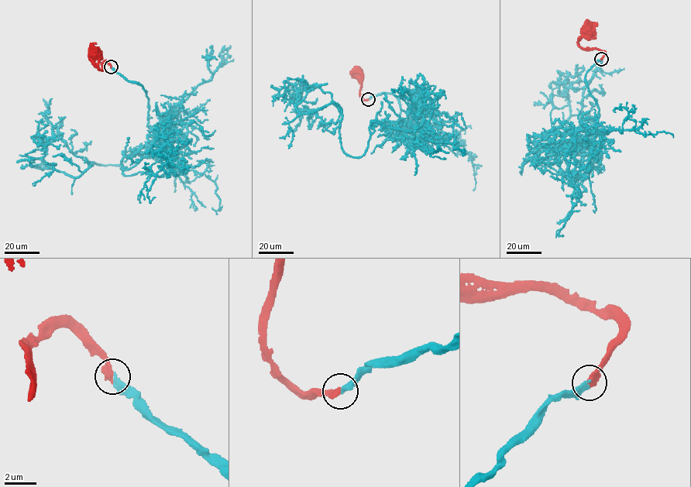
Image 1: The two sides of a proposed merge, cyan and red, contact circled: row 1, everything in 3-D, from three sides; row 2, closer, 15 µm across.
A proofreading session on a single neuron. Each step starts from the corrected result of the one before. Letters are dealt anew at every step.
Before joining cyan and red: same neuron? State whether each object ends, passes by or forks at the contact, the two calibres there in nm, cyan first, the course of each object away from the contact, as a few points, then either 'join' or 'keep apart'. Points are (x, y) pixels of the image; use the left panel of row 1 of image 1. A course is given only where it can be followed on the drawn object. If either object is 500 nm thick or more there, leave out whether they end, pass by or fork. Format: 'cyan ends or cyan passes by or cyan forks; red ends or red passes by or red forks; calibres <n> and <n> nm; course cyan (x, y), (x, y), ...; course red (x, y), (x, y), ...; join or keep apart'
cyan ends; red ends; calibres 420 and 440 nm; course cyan (111, 66), (146, 91), (156, 132), (123, 167), (53, 169), (43, 121); course red (111, 66), (105, 61), (101, 63), (102, 70), (99, 70), (98, 52), (96, 50), (94, 52); join

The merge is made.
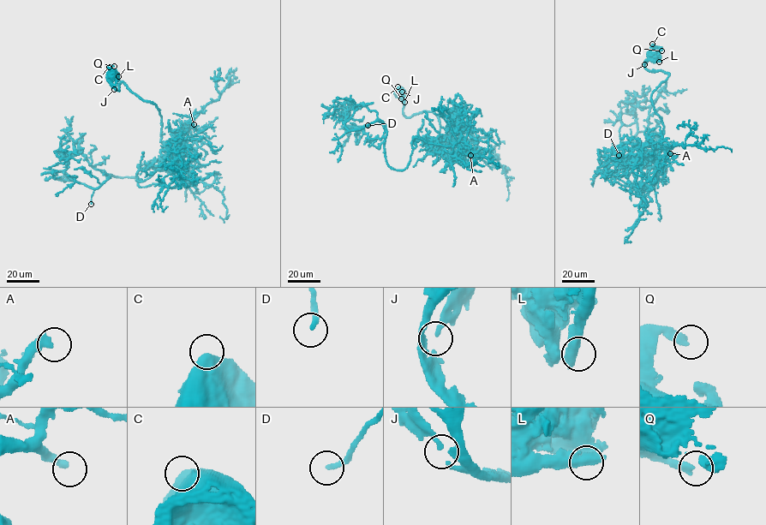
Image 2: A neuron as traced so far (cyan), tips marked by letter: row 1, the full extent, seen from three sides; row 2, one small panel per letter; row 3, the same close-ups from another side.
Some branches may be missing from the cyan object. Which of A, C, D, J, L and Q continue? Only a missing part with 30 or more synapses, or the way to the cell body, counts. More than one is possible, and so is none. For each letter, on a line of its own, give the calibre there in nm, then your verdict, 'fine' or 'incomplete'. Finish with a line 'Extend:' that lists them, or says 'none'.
A: 360 nm thick; incomplete
C: 750 nm thick; fine
D: 190 nm thick; incomplete
J: 140 nm thick; fine
L: 400 nm thick; fine
Q: 320 nm thick; fine
Extend: A, D

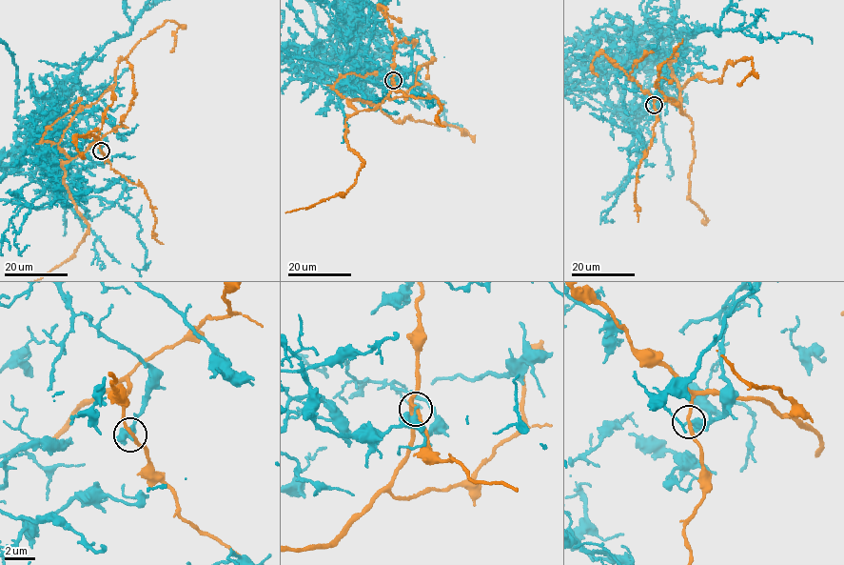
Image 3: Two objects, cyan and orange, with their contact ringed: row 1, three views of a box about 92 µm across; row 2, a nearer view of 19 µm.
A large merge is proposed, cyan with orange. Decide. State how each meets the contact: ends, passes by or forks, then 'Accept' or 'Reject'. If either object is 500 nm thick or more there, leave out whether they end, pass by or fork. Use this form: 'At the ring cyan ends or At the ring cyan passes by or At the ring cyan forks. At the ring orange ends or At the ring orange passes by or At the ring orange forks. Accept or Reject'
At the ring cyan ends. At the ring orange passes by. Reject

